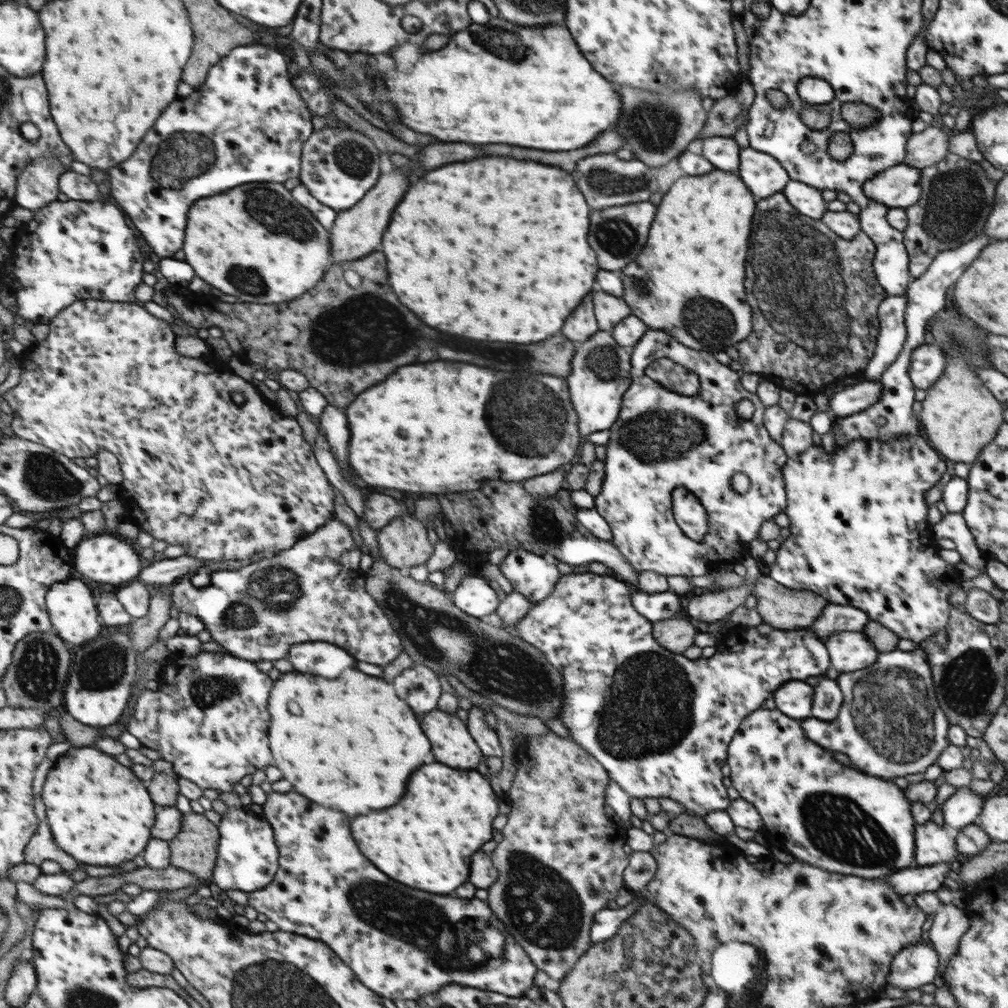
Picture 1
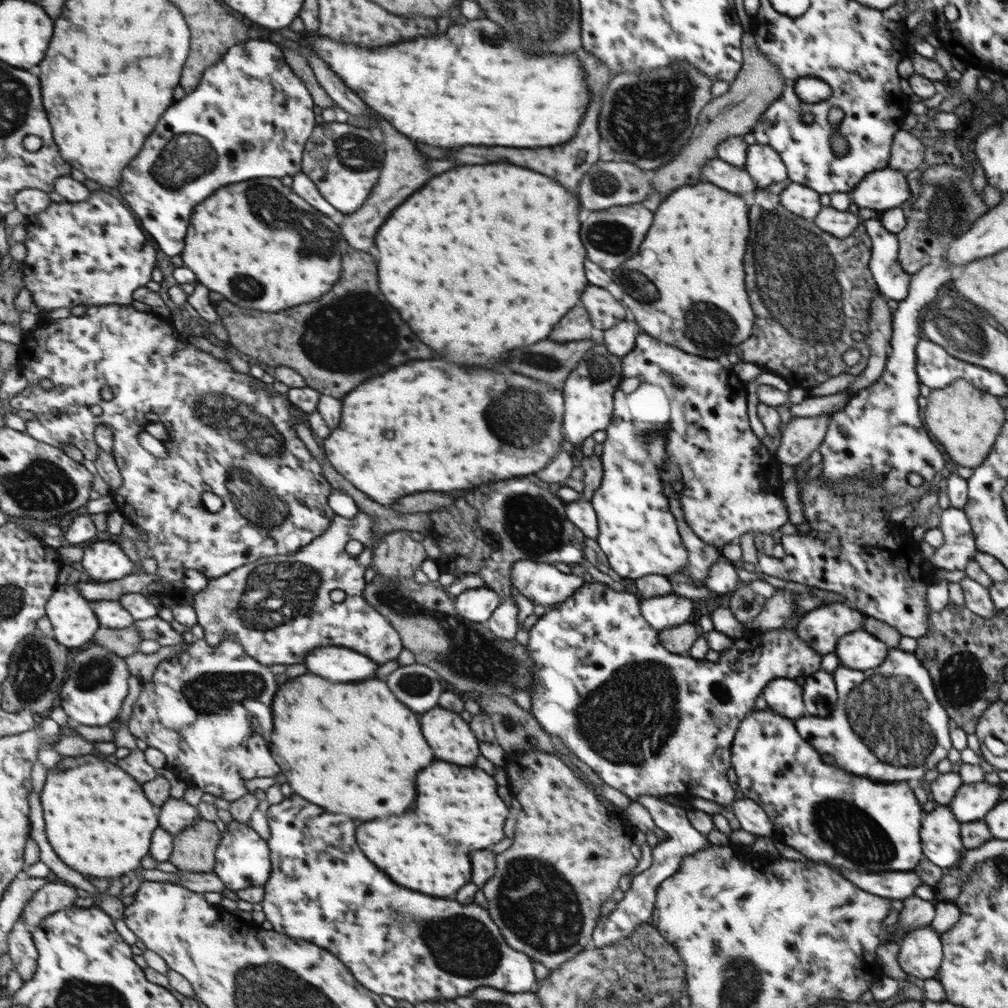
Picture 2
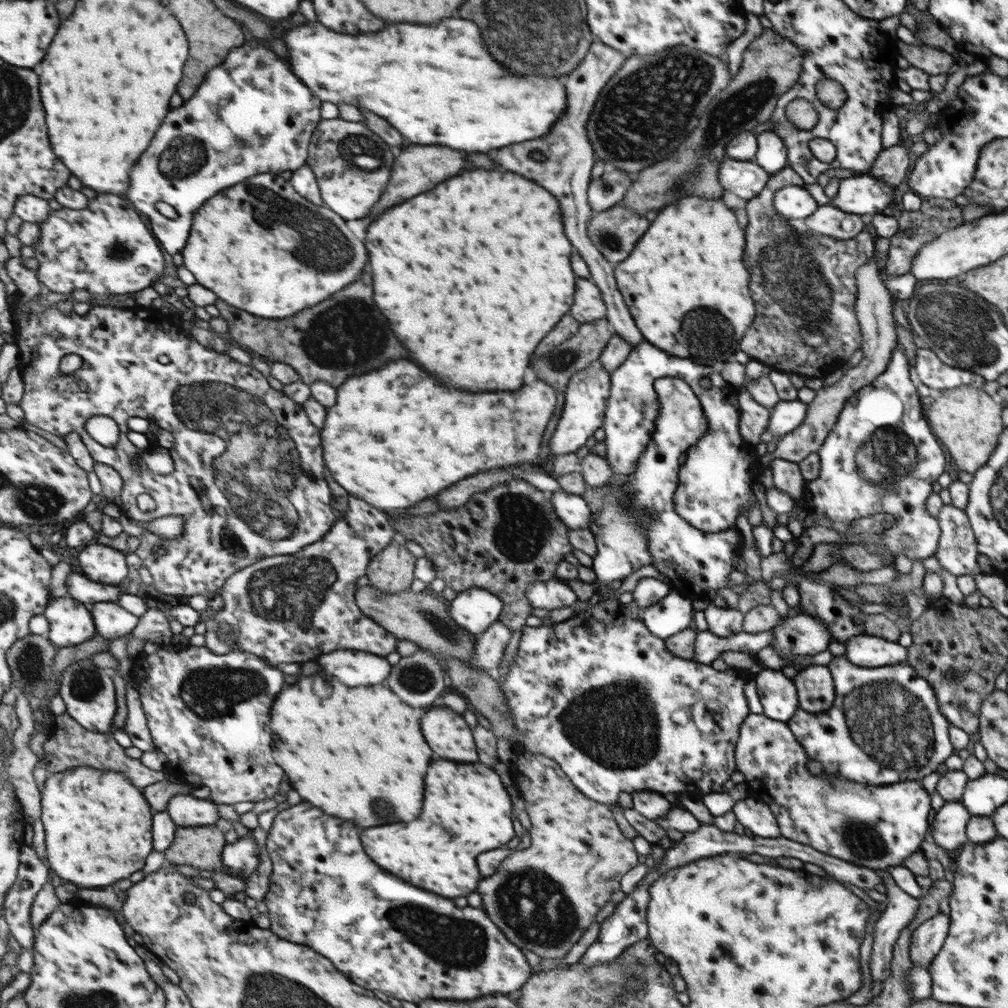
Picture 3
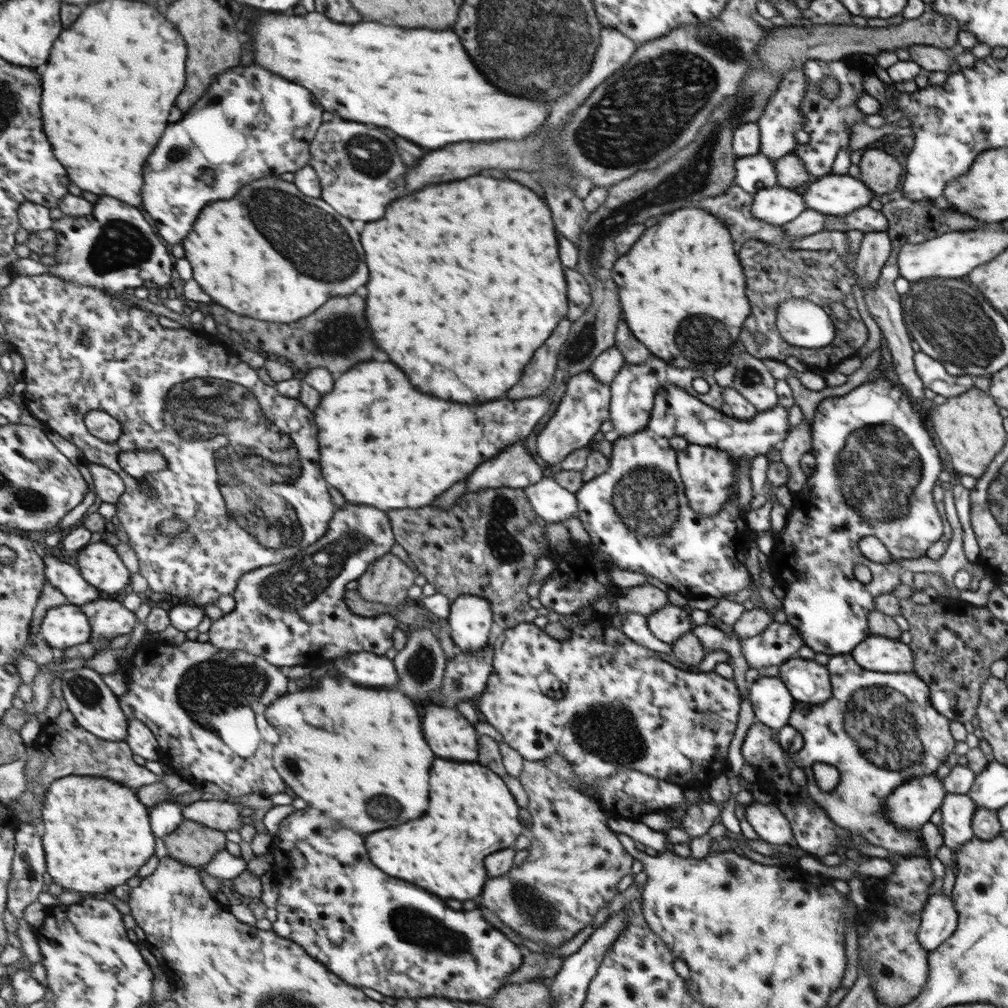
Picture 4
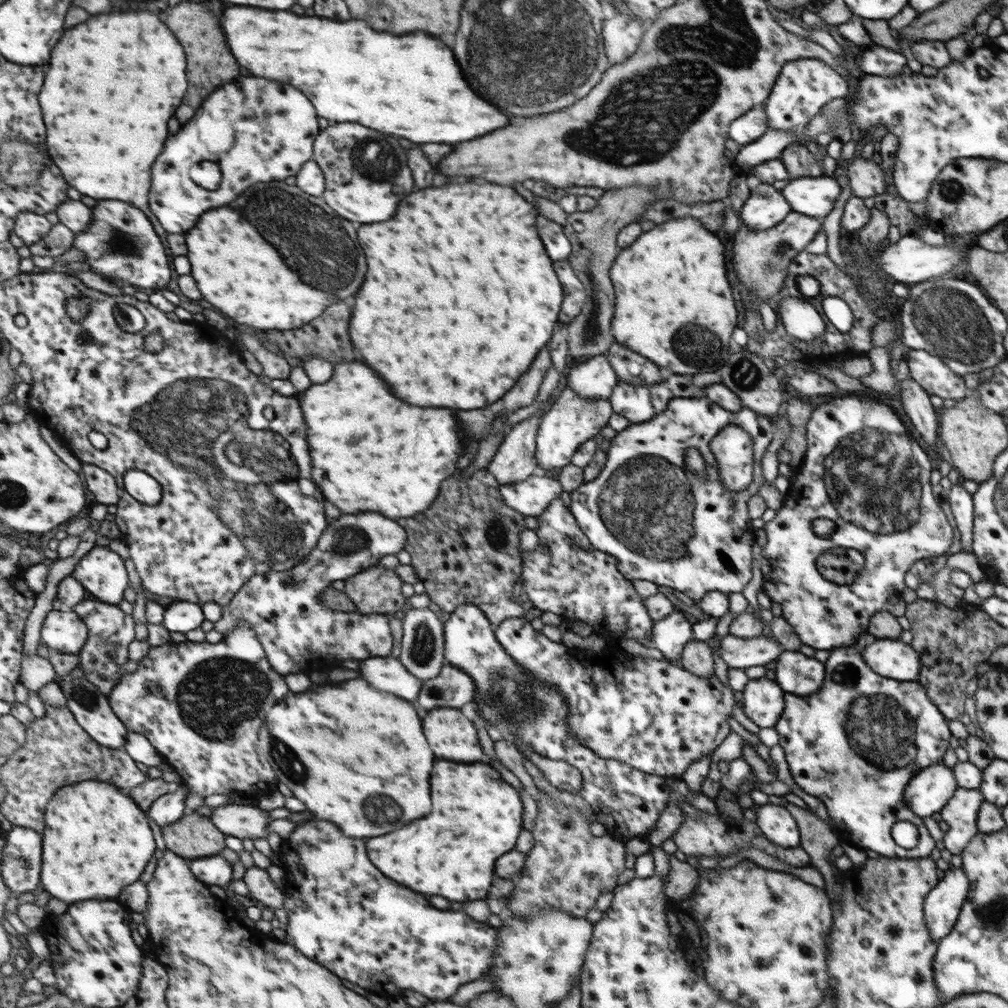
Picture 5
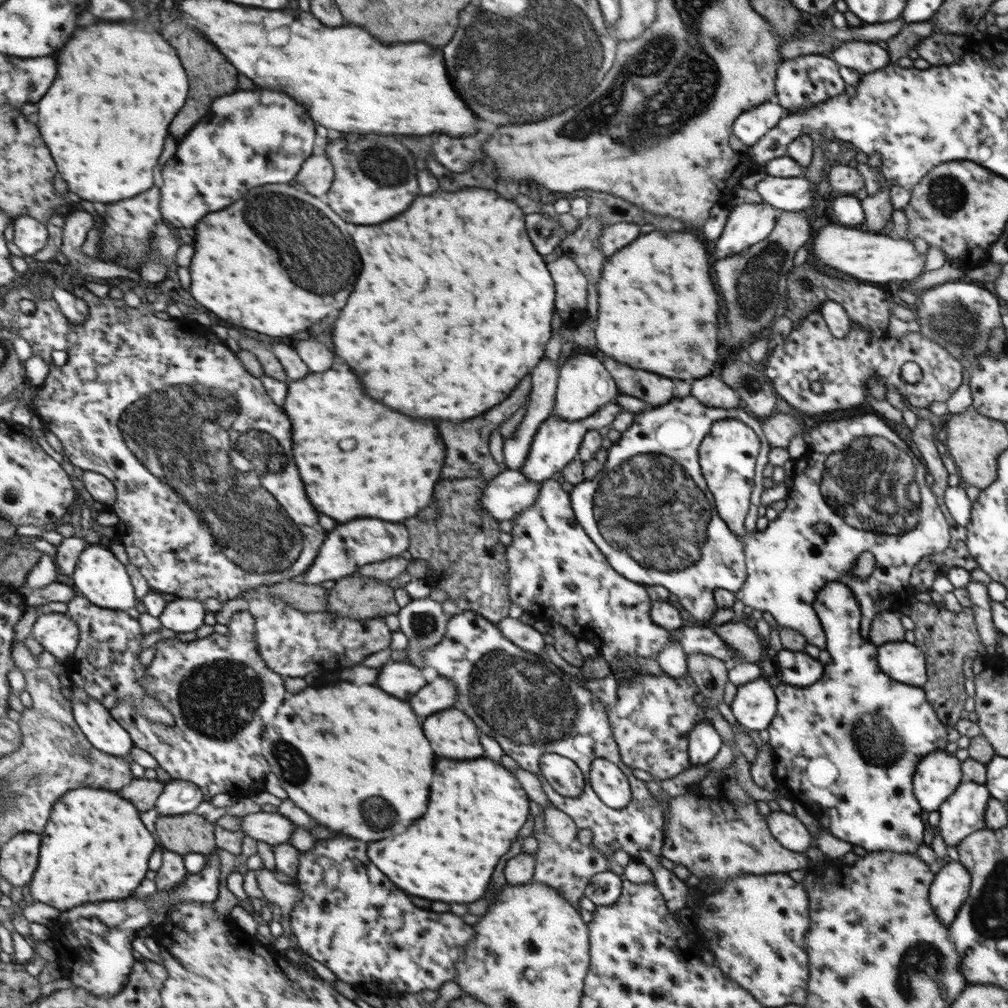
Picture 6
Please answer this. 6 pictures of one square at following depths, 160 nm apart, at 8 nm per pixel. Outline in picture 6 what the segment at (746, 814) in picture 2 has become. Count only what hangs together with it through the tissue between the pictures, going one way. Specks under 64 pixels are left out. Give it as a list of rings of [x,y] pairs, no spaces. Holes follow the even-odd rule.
[[[781,810],[769,811],[767,816],[772,836],[786,849],[803,854],[812,845],[813,837],[798,817]]]

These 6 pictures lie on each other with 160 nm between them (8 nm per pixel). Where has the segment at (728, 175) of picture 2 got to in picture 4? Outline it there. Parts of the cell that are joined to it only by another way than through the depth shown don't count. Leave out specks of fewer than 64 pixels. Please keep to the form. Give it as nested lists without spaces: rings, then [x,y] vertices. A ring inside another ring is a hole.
[[[759,153],[736,157],[736,176],[732,180],[740,190],[753,196],[757,191],[777,186],[773,163]]]

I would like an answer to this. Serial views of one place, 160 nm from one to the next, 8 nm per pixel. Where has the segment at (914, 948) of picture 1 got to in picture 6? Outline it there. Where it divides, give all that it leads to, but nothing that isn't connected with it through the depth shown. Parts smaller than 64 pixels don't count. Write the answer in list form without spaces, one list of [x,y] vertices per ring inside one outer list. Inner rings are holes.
[[[958,860],[943,863],[928,888],[928,903],[941,925],[948,927],[971,891],[971,876]]]

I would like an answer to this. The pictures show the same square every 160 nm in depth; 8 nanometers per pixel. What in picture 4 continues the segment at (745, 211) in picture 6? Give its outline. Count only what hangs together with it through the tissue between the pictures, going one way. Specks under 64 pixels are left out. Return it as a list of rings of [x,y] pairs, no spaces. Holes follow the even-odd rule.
[[[779,186],[757,191],[751,196],[749,207],[749,212],[771,226],[783,225],[805,210],[805,204],[797,192]]]

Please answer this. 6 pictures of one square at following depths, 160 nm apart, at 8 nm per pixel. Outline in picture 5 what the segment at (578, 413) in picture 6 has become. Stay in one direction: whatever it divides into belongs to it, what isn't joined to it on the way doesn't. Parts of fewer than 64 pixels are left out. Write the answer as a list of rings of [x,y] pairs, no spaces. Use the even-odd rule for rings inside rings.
[[[605,354],[589,357],[563,374],[566,386],[582,399],[608,399],[615,388],[615,370]]]

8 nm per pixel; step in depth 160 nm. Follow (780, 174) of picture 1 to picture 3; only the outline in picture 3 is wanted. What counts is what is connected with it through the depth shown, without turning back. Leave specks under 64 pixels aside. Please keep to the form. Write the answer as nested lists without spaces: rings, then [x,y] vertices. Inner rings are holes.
[[[768,130],[755,137],[756,151],[753,161],[757,166],[765,170],[767,175],[775,175],[787,166],[786,145],[777,133]]]

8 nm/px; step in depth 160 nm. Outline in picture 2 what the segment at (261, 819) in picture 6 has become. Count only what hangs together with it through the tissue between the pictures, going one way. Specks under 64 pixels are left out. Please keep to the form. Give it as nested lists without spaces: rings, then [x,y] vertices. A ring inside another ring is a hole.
[[[170,798],[161,810],[161,826],[173,836],[193,826],[200,816],[200,809],[182,799]]]

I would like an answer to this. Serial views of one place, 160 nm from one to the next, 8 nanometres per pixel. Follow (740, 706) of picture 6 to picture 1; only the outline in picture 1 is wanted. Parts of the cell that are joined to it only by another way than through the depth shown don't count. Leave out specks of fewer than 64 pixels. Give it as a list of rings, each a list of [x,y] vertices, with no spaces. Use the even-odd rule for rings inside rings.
[[[788,682],[771,696],[775,709],[785,716],[801,722],[811,718],[813,687],[803,682]]]

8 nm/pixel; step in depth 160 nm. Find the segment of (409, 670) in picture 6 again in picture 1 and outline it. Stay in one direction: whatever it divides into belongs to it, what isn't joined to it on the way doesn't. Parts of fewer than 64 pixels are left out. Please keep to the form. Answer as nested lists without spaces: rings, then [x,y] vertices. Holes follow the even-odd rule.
[[[329,642],[297,644],[289,660],[299,672],[311,672],[329,678],[339,678],[345,670],[355,668],[355,658],[347,654],[347,650]]]

